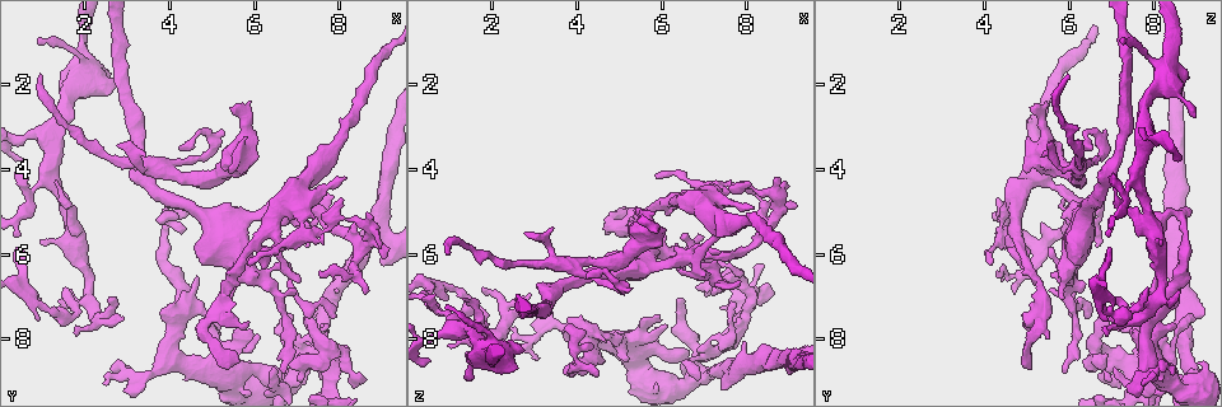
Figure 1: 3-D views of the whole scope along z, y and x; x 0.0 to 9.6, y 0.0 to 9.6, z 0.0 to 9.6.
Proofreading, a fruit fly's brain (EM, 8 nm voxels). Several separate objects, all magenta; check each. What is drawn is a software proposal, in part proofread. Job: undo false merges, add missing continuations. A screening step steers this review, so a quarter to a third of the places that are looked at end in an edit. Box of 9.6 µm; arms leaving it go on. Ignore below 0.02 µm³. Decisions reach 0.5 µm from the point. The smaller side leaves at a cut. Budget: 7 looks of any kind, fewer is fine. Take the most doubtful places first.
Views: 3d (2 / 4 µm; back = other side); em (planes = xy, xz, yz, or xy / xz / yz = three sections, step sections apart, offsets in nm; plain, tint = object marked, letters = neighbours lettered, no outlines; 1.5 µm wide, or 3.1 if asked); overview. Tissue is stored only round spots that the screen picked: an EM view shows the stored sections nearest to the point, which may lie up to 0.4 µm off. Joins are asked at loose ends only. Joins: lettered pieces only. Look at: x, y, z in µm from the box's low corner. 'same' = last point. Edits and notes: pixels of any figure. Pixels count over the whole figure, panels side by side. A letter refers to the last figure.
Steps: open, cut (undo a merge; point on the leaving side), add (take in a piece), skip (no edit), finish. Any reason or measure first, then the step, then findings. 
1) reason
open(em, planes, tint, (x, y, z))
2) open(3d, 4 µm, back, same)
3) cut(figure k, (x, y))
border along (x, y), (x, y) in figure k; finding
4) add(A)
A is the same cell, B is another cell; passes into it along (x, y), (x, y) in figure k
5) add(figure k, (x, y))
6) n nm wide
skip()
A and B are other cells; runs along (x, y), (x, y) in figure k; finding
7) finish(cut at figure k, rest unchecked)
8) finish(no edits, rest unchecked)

free end
open(3d, 4 µm, (5.45, 2.60, 5.20))

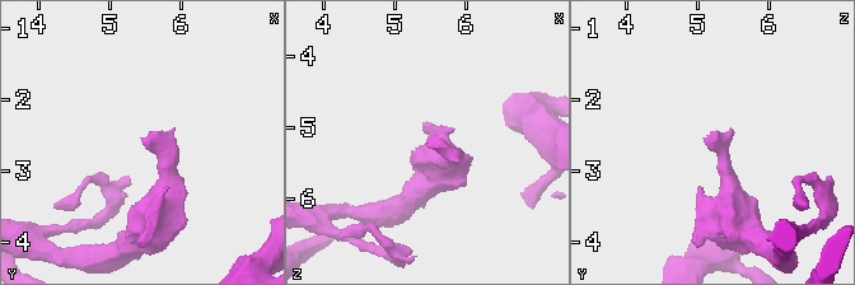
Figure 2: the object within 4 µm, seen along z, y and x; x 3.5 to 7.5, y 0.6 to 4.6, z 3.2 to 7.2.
open(em, planes, letters, (5.40, 2.60, 5.15))

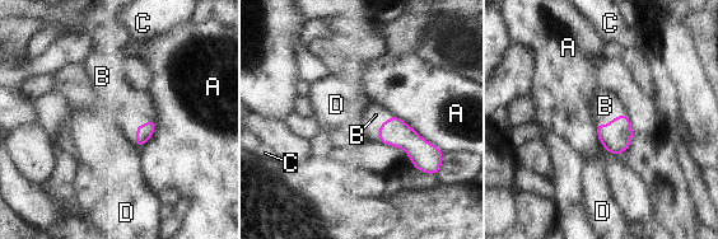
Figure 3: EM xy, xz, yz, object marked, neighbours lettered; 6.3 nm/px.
add(B)
B is the same cell, A, C and D are other cells; the neuron continues

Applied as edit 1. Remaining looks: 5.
open(overview)

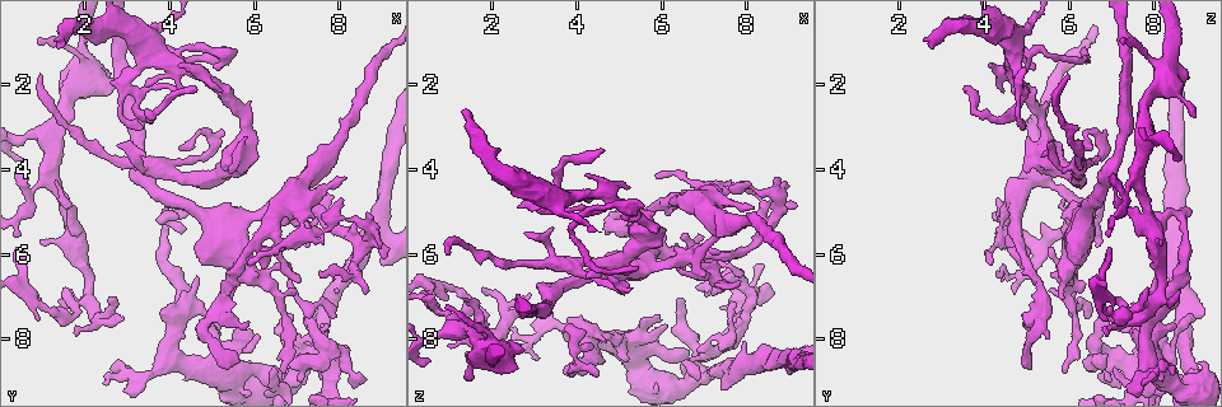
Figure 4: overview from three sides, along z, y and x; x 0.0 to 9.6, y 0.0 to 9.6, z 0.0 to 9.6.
stops while still wide
open(em, planes, letters, (1.35, 1.00, 2.55))

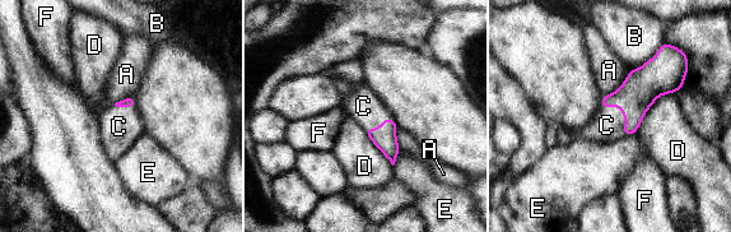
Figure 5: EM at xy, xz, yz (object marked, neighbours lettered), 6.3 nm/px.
D touches over 360 nm
add(C)
C is the same cell, A, B, D, E and F are other cells; it goes on there

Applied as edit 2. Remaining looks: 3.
thick turns thin
open(3d, 2 µm, (0.75, 4.45, 7.35))

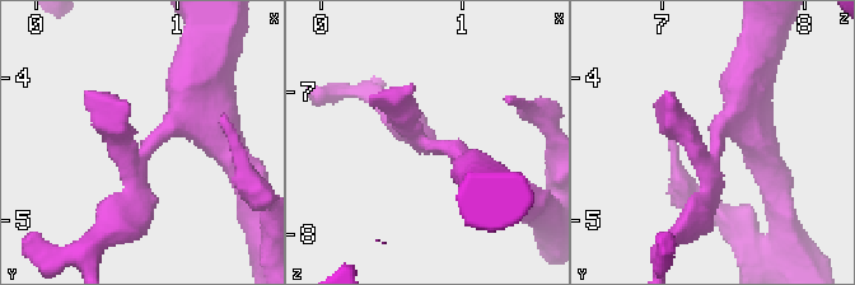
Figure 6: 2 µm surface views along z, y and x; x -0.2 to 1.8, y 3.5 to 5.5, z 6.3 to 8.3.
now the EM
open(em, yz, step 4, tint, (0.78, 4.48, 7.36))

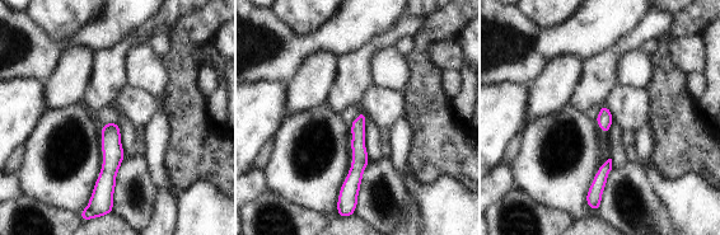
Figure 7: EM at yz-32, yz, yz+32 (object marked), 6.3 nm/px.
cut it another way
open(em, planes, letters, same)

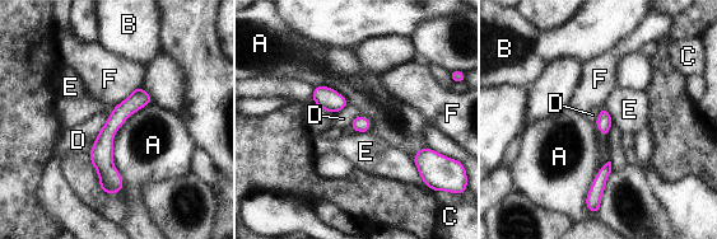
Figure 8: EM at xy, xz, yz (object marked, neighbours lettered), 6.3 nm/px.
skip()
A, B, C, D, E and F are other cells; runs along (138, 90), (105, 136), (107, 190) in figure 8; all the same neuron

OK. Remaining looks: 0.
finish(add at figure 3, add at figure 5, rest unchecked)

